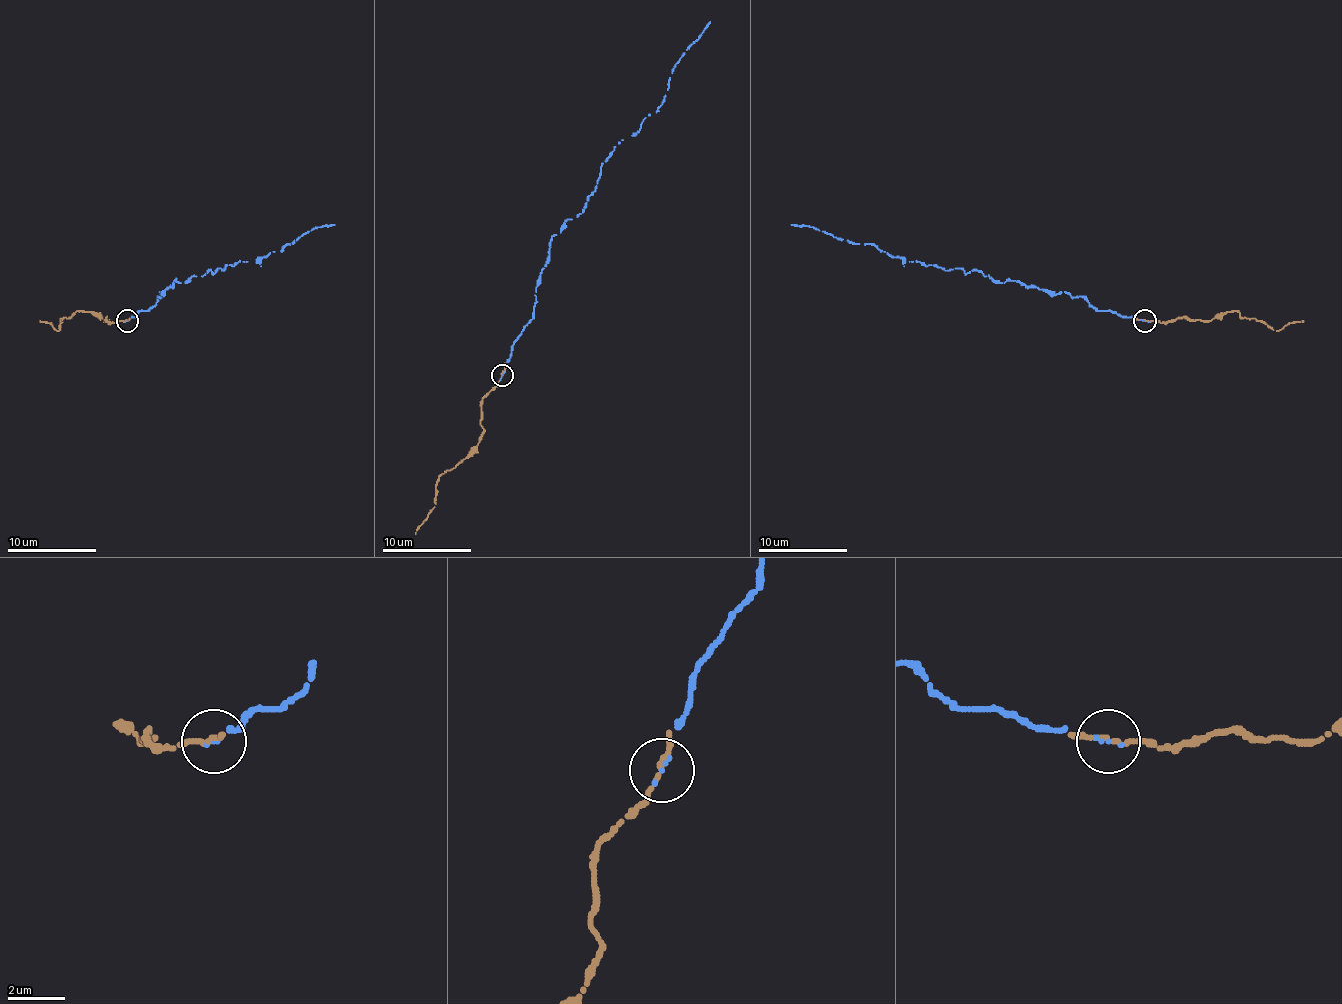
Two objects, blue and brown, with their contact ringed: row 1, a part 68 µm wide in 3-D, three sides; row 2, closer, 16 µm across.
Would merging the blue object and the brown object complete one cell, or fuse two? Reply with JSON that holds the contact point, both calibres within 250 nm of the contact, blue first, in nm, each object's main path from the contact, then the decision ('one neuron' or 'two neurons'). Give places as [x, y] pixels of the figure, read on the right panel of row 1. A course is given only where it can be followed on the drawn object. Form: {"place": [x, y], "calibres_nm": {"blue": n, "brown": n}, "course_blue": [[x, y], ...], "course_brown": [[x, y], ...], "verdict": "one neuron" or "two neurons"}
{"place": [1145, 320], "calibres_nm": {"blue": 130, "brown": 160}, "course_blue": [[1144, 321], [1095, 310], [1066, 292], [995, 283], [981, 272], [903, 261], [874, 245], [792, 225]], "course_brown": [[1146, 321], [1209, 321], [1238, 310], [1247, 319], [1265, 321], [1273, 330], [1302, 321]], "verdict": "one neuron"}

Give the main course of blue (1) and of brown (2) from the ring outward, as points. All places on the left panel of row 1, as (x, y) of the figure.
1: (126, 321), (149, 310), (175, 281), (260, 261), (334, 225)
2: (126, 321), (106, 321), (77, 310), (59, 321), (59, 330), (39, 321)

